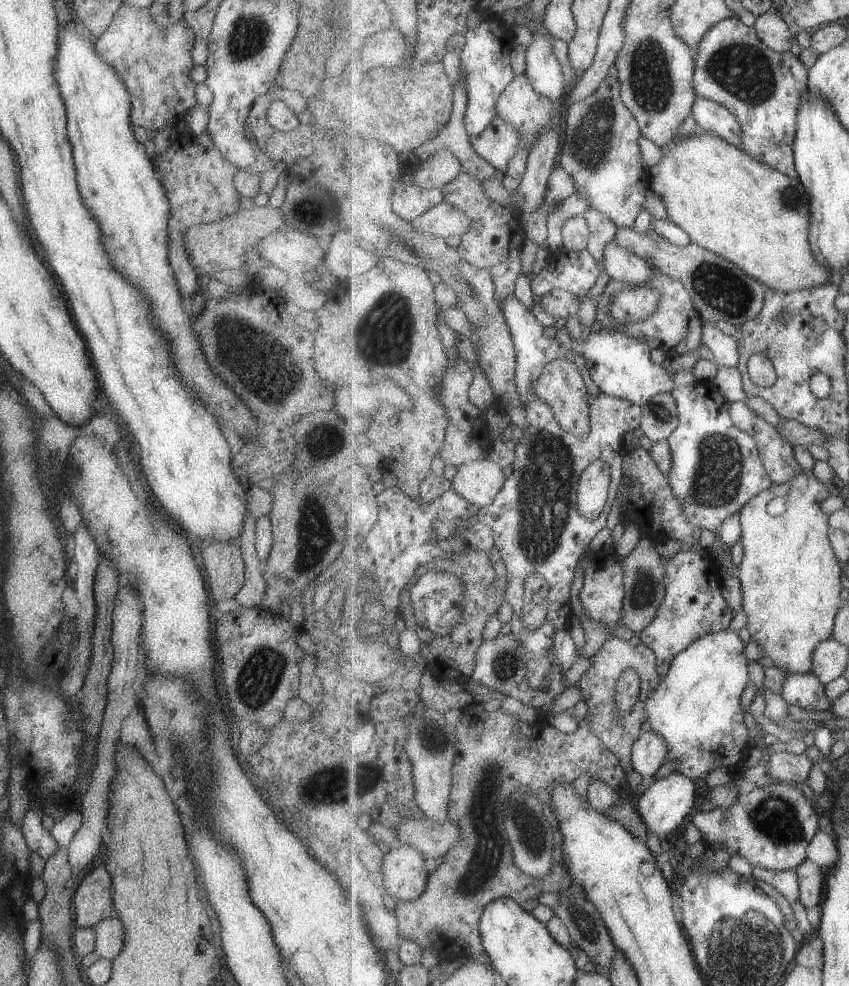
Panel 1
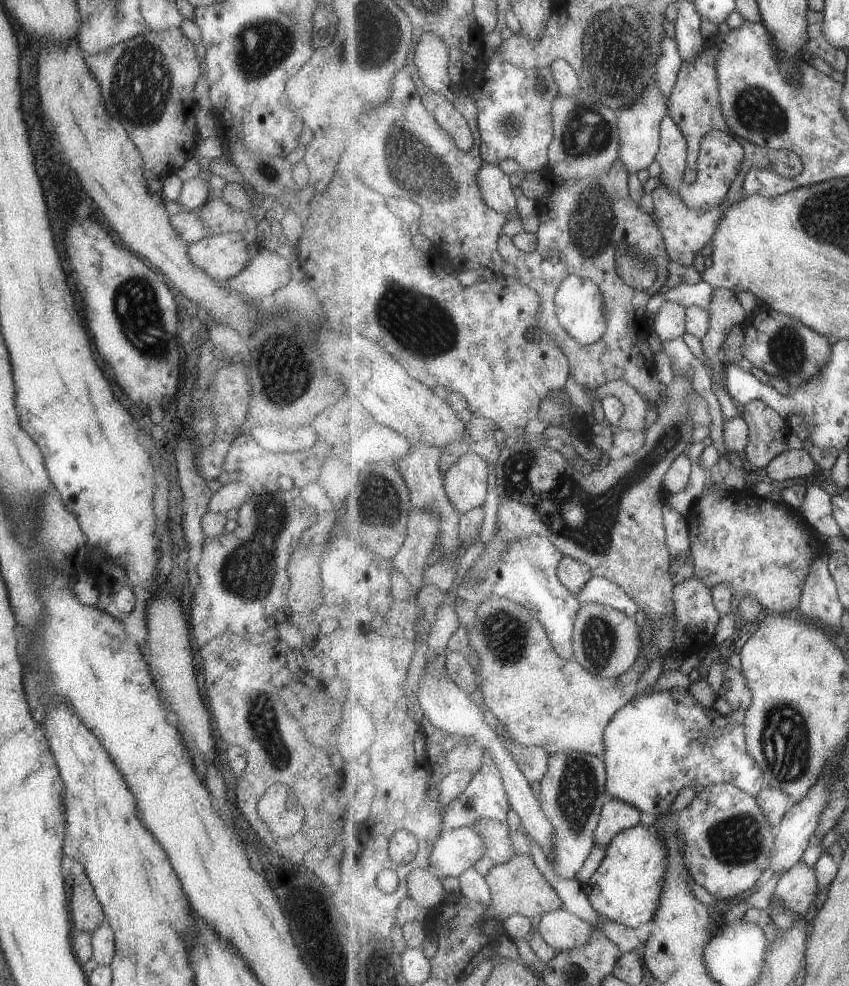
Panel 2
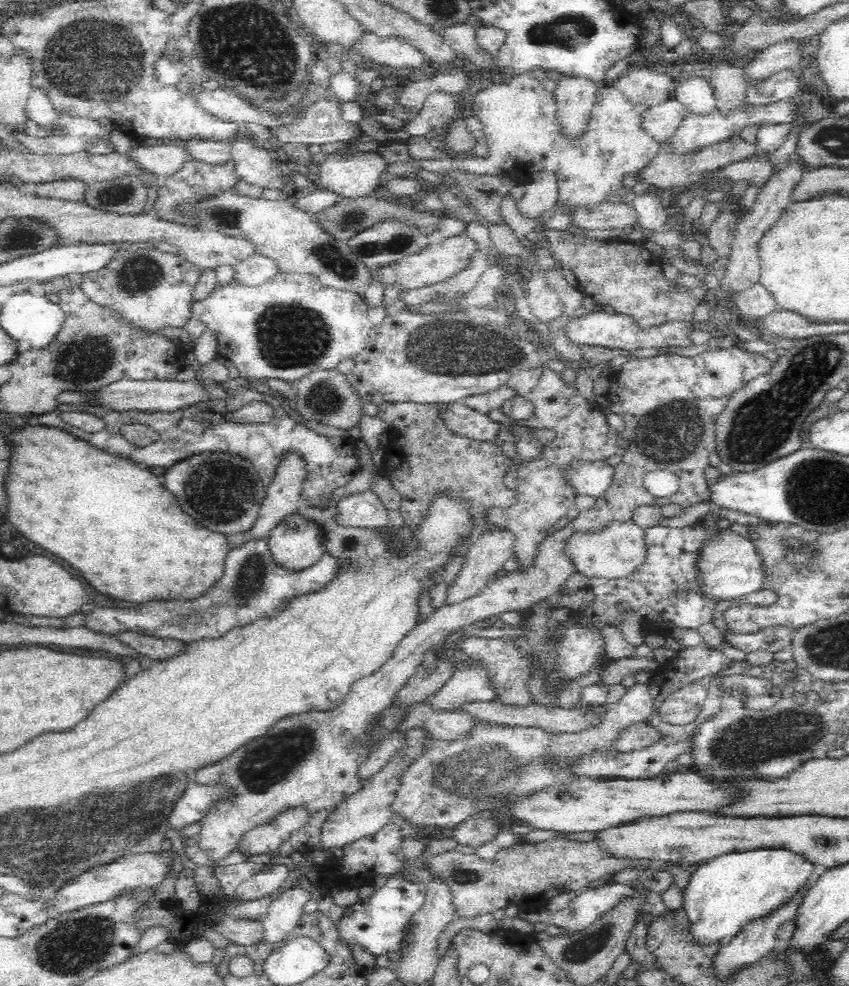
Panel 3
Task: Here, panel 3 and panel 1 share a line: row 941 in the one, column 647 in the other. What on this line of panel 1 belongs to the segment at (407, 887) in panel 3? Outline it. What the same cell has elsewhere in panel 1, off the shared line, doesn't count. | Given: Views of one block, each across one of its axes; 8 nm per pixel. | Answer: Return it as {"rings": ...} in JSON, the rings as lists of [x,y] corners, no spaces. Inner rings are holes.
{"rings":[[[564,327],[557,331],[556,337],[565,348],[570,348],[587,359],[595,384],[607,396],[621,398],[644,407],[656,394],[672,392],[676,387],[673,380],[675,373],[661,366],[661,363],[653,362],[651,346],[639,338],[629,336],[627,332],[596,328],[585,342],[579,342],[573,340]]]}

